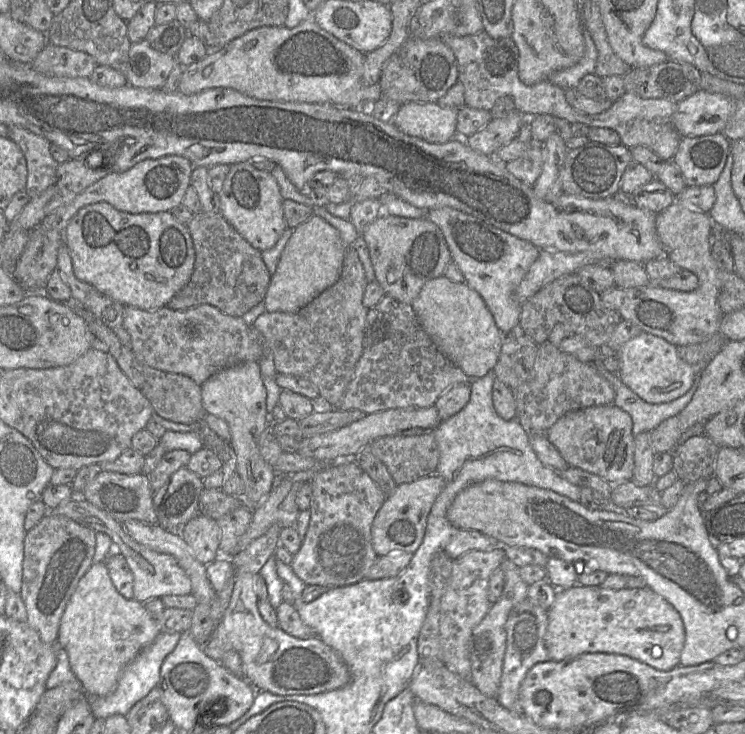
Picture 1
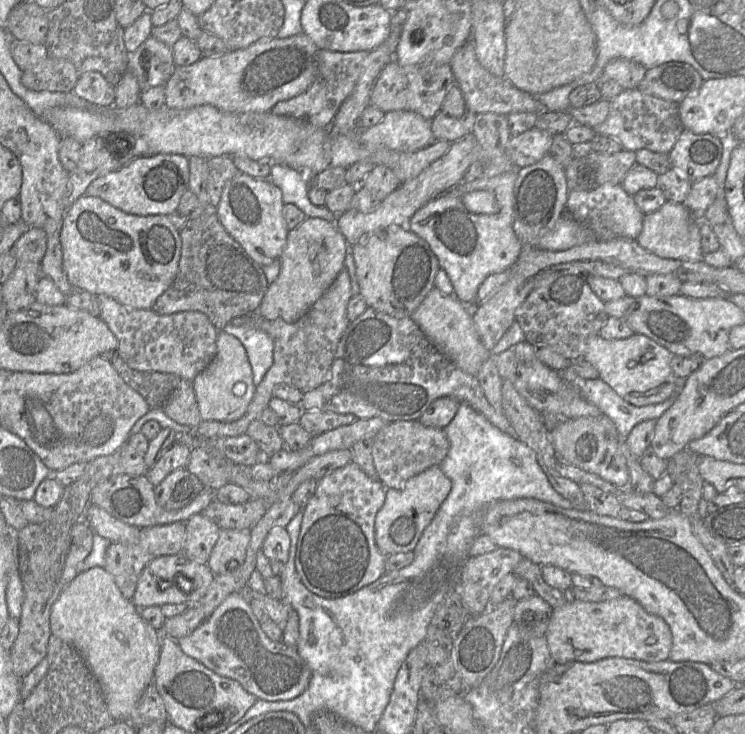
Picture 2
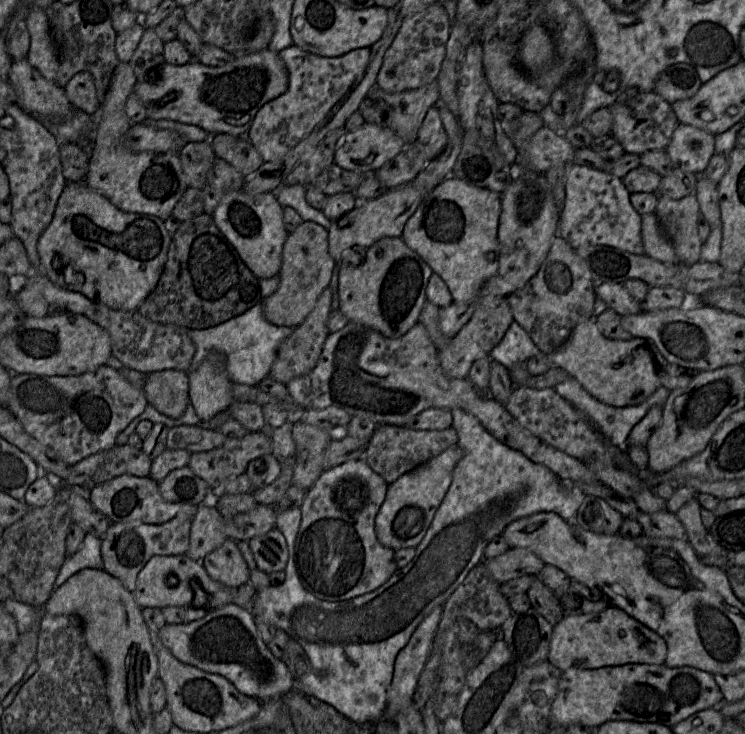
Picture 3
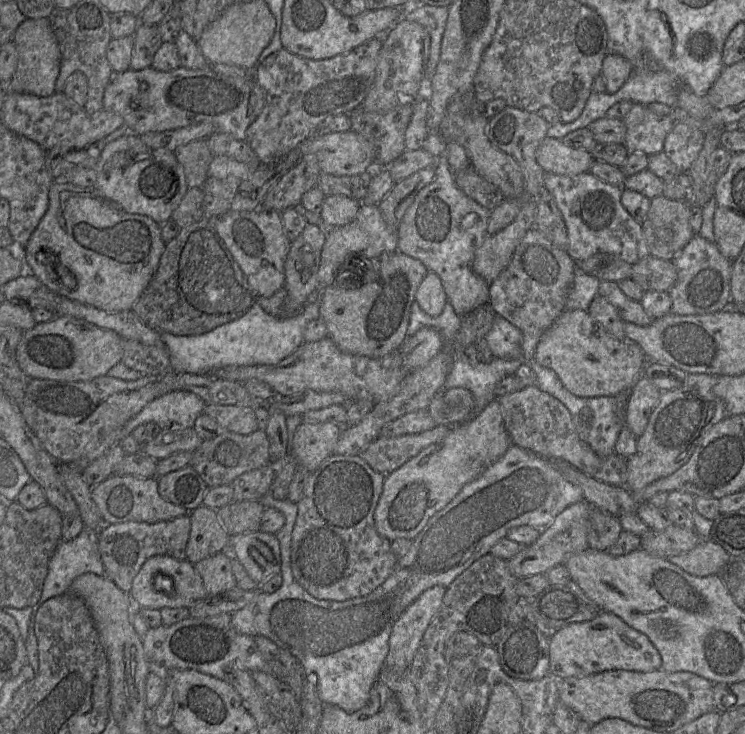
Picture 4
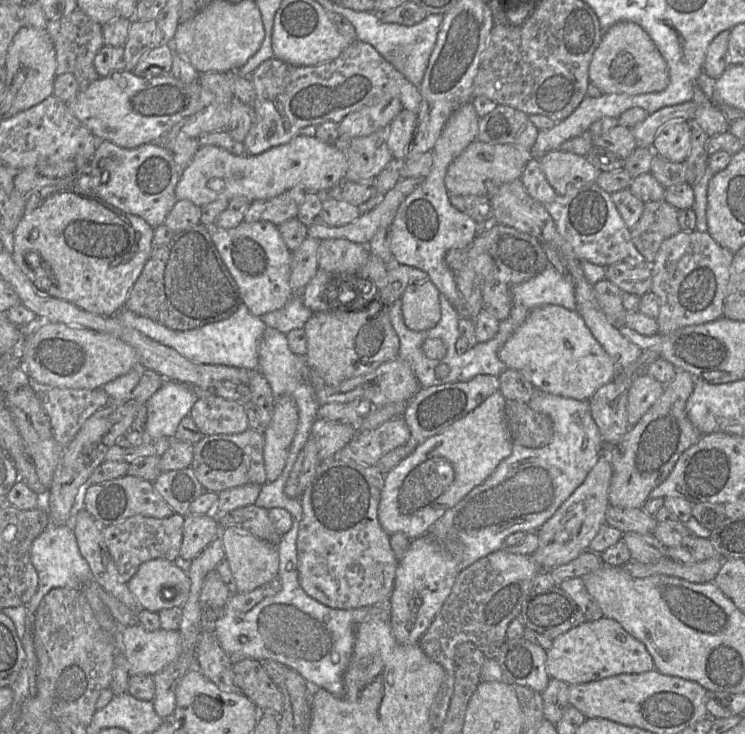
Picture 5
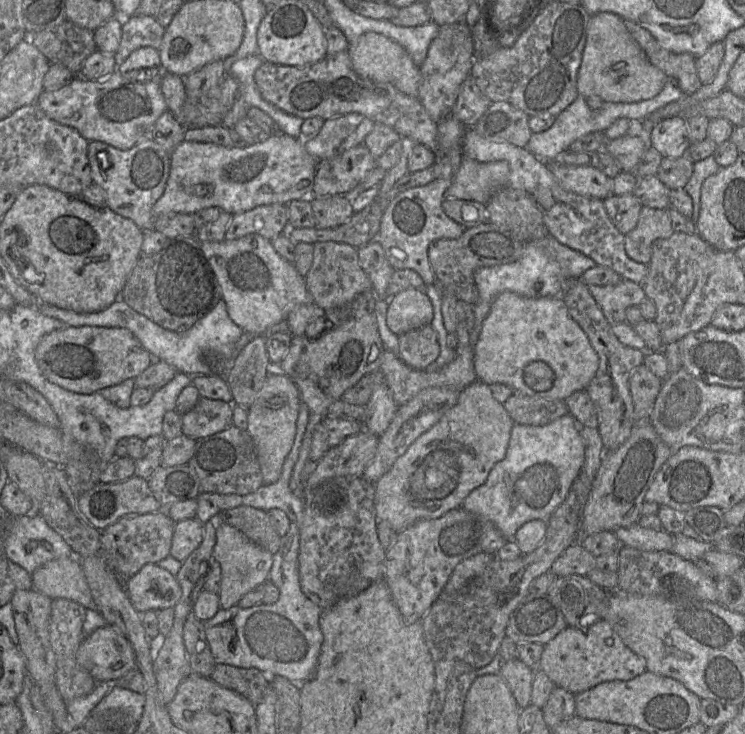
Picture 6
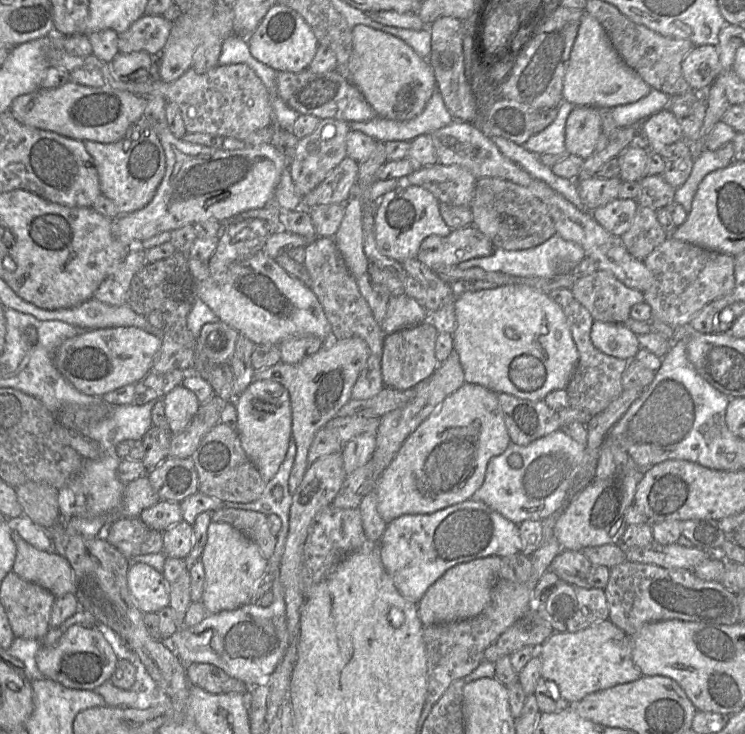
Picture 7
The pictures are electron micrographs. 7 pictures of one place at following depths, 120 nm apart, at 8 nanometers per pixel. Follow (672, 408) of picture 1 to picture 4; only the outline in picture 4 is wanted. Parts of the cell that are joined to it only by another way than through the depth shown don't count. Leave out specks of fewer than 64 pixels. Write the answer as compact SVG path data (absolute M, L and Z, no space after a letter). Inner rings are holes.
M528 363L535 373L535 385L559 400L569 410L572 422L580 439L587 443L599 456L607 456L615 451L618 435L625 426L624 412L627 394L618 397L578 397L569 392L552 370L540 364Z

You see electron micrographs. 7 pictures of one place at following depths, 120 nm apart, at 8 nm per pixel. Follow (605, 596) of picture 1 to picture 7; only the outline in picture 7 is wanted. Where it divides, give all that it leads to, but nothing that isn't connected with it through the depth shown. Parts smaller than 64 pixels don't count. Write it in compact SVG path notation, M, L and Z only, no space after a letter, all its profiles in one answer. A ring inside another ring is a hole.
M609 619L577 632L555 632L538 648L541 676L555 682L561 696L570 704L586 695L640 678L632 658L630 636Z

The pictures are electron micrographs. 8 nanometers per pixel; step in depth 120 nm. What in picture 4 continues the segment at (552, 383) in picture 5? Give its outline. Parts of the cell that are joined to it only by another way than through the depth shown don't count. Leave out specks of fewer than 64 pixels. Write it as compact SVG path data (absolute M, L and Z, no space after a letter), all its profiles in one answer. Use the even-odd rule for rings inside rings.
M566 309L542 334L533 360L555 372L569 392L588 398L628 397L650 362L638 345L608 335L587 311L578 309Z

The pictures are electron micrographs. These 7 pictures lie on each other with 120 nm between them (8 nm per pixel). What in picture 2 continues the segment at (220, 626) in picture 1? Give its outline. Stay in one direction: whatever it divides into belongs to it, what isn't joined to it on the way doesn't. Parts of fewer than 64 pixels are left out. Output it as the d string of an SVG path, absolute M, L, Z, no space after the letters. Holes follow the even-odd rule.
M239 592L230 594L192 633L178 644L189 657L216 674L239 682L249 693L266 701L291 700L309 685L311 670L297 648L269 639L255 617L250 602Z

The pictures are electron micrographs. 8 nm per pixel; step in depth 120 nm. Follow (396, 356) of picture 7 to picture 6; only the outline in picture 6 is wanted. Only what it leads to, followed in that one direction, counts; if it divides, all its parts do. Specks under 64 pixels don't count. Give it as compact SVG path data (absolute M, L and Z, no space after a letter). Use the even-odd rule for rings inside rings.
M431 324L399 335L397 357L408 367L424 370L439 355L438 334Z

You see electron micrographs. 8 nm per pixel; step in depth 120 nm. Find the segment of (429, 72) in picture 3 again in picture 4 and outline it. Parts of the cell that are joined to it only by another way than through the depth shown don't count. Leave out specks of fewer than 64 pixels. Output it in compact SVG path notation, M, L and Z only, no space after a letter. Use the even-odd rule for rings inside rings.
M400 20L383 40L373 85L360 106L368 112L386 113L402 105L413 104L424 77L429 46L429 34L422 25Z

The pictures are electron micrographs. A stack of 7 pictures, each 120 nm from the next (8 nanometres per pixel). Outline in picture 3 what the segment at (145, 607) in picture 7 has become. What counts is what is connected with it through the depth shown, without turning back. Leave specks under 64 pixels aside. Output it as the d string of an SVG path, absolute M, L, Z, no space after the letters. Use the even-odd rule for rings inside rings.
M186 554L174 556L153 556L139 572L136 579L136 587L133 591L134 599L140 608L165 608L168 606L190 607L192 602L200 599L210 599L219 592L231 591L223 584L213 580L199 561L194 561ZM173 574L178 582L171 586L167 577Z

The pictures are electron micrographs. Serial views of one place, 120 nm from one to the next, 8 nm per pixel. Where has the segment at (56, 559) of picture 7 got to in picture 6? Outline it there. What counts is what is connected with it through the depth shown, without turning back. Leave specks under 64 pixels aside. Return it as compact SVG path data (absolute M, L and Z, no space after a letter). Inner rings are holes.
M75 556L49 561L36 569L31 578L33 588L51 599L64 598L96 610L85 574Z

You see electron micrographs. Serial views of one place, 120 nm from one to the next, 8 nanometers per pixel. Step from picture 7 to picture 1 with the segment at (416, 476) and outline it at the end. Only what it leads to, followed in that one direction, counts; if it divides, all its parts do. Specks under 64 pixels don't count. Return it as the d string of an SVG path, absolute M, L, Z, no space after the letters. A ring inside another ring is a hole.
M432 474L397 486L378 511L372 524L372 543L379 557L390 555L396 550L409 553L417 551L426 533L428 516L445 485L446 482L441 476Z

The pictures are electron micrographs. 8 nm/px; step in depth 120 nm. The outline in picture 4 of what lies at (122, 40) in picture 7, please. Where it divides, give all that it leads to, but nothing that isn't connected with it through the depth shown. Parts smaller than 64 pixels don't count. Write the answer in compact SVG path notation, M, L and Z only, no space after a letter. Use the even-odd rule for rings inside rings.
M140 22L134 33L134 49L129 69L141 70L150 67L162 43L157 25Z

